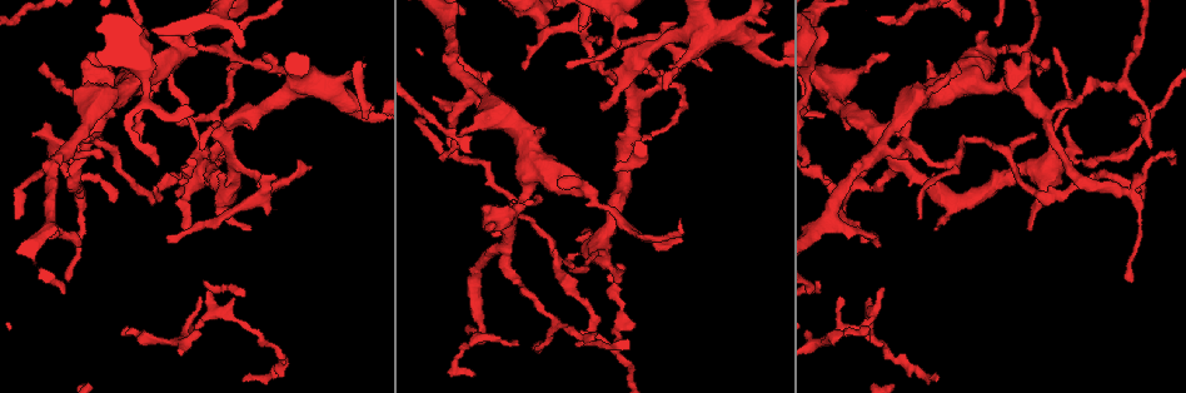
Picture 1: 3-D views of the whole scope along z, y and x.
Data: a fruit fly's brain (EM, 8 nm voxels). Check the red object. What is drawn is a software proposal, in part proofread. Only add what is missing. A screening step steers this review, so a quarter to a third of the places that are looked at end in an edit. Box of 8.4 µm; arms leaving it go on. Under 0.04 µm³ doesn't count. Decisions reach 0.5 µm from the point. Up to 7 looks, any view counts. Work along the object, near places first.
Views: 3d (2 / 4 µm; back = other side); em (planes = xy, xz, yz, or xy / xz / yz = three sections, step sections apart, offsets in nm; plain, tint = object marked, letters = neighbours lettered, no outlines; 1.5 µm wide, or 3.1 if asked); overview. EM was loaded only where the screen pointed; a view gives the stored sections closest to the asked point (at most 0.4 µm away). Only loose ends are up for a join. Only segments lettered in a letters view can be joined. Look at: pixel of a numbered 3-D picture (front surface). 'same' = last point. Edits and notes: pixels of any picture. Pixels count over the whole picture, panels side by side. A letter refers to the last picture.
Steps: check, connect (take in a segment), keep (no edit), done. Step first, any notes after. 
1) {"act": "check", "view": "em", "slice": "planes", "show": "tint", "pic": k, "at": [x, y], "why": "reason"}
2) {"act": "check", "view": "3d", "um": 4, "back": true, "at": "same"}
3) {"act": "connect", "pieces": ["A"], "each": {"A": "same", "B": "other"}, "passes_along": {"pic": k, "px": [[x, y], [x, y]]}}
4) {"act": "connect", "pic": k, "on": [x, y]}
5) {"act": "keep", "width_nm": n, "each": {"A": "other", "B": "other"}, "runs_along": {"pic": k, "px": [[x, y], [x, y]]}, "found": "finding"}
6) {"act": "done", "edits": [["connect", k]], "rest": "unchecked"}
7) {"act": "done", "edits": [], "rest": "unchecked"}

{"act": "check", "view": "3d", "um": 4, "pic": 1, "at": [578, 253], "why": "thin end"}

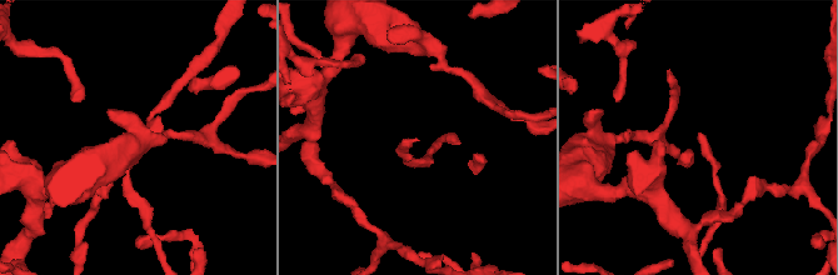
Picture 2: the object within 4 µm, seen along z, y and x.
{"act": "check", "view": "em", "slice": "planes", "show": "plain", "pic": 2, "at": [415, 139], "why": "shape alone is not enough"}

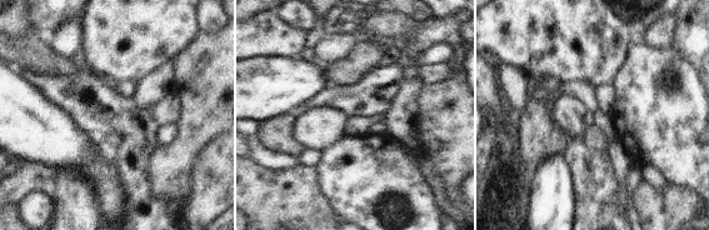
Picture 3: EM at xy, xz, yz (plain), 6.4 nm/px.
{"act": "check", "view": "em", "slice": "planes", "show": "letters", "at": "same"}

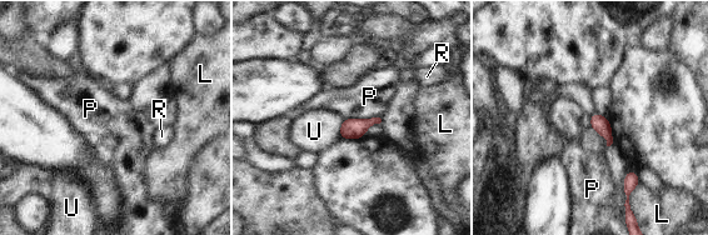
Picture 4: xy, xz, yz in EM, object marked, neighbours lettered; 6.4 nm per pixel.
{"act": "keep", "each": {"L": "other", "P": "other", "R": "other", "U": "other"}, "border": {"pic": 4, "px": [[377, 116], [344, 119]]}, "found": "no lettered segment goes on from it"}

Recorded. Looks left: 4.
{"act": "check", "view": "3d", "um": 4, "pic": 1, "at": [577, 345], "why": "thin end"}

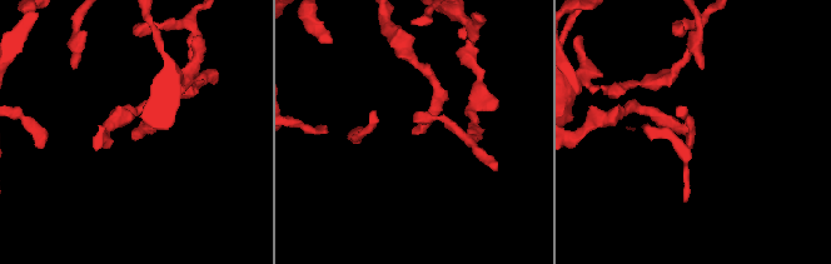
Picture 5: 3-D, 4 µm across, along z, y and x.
{"act": "check", "view": "em", "slice": "xz", "step": 8, "show": "letters", "pic": 5, "at": [414, 132], "why": "need the tissue"}

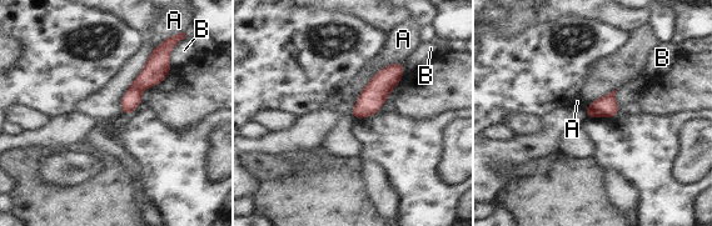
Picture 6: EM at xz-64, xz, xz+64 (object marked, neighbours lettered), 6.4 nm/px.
{"act": "keep", "longest_contact_nm": ["A", 320], "each": {"A": "other", "B": "other"}, "found": "no lettered segment goes on from it"}

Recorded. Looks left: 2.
{"act": "check", "view": "3d", "um": 4, "pic": 1, "at": [880, 246], "why": "branch stops here"}

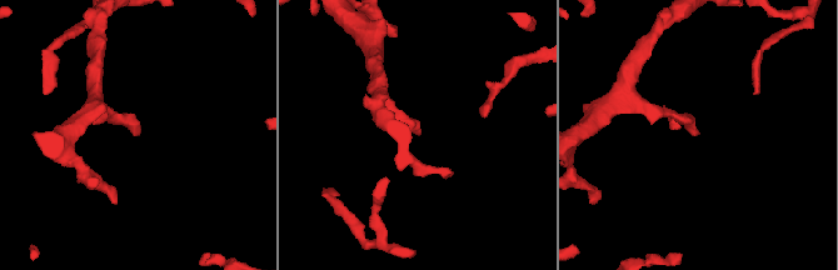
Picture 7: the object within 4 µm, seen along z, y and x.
{"act": "check", "view": "em", "slice": "planes", "show": "letters", "pic": 7, "at": [695, 135]}

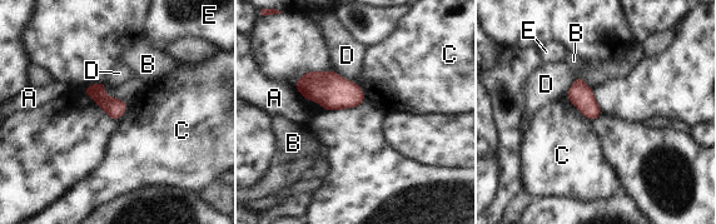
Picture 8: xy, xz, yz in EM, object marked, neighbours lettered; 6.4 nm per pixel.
{"act": "keep", "longest_contact_nm": ["C", 240], "each": {"A": "other", "B": "other", "C": "other", "D": "other", "E": "other"}, "border": {"pic": 8, "px": [[565, 96], [591, 120]]}, "found": "none of them fits"}

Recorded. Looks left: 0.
{"act": "done", "edits": [], "rest": "unchecked"}

